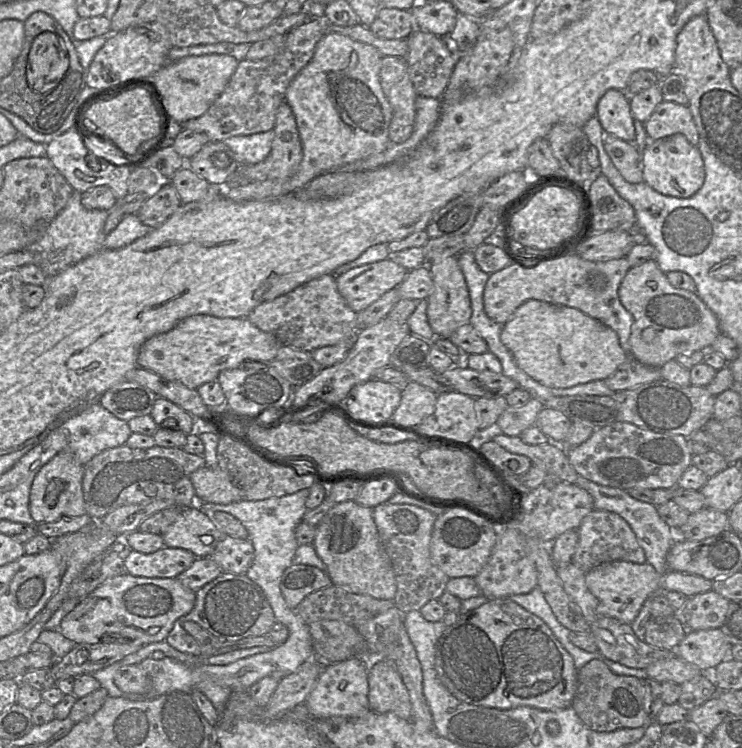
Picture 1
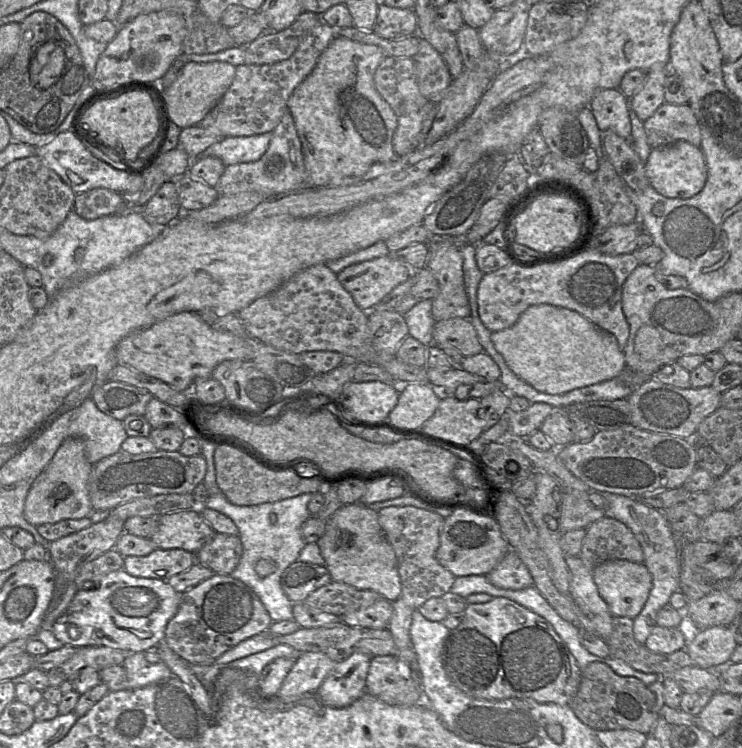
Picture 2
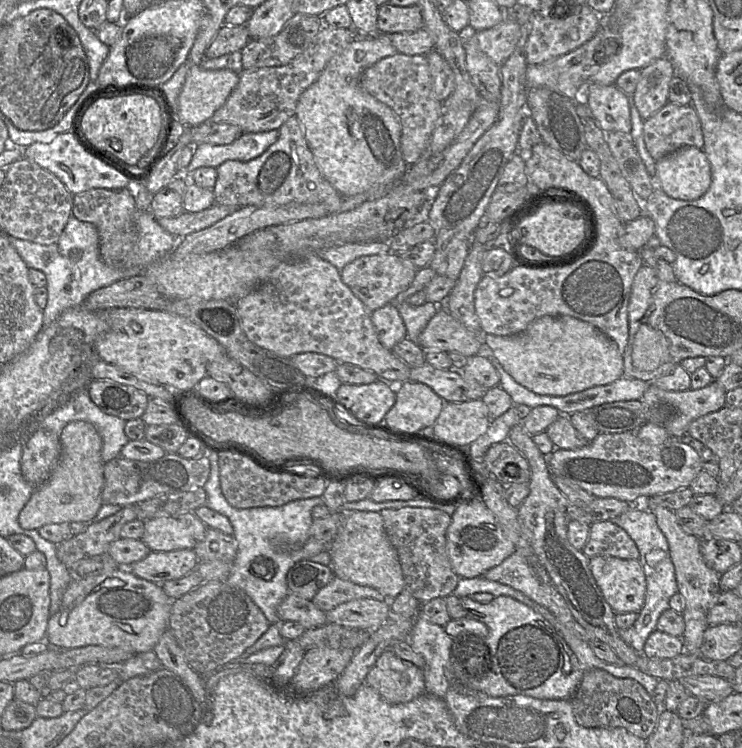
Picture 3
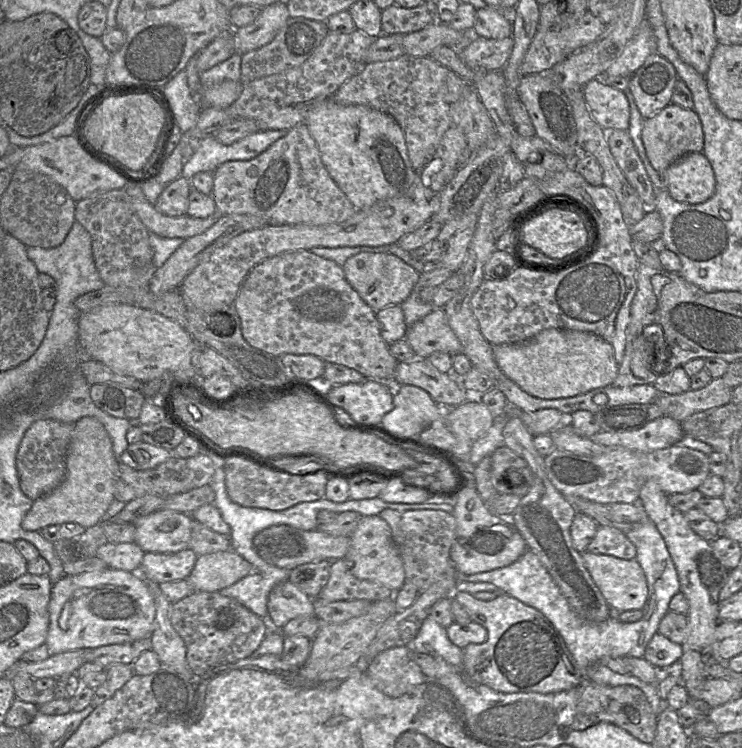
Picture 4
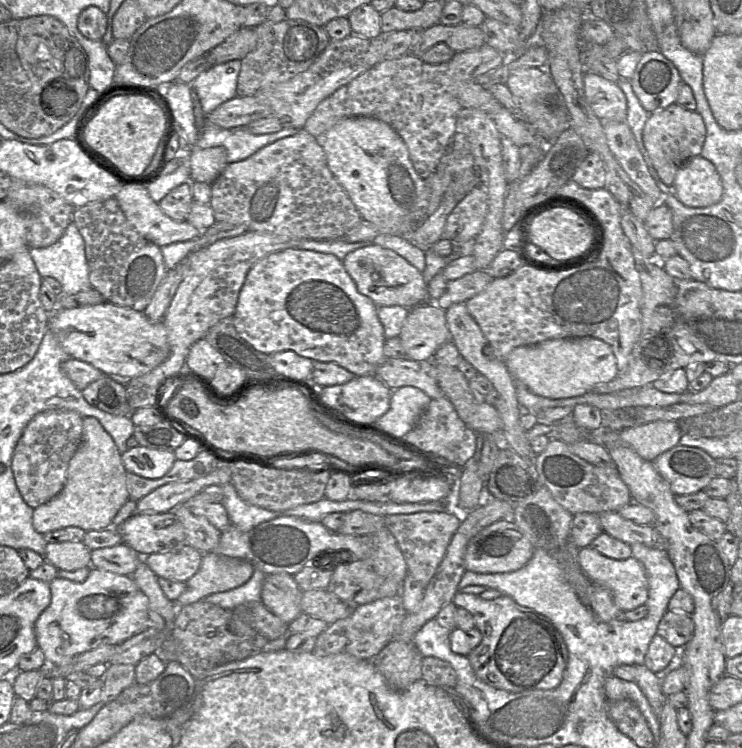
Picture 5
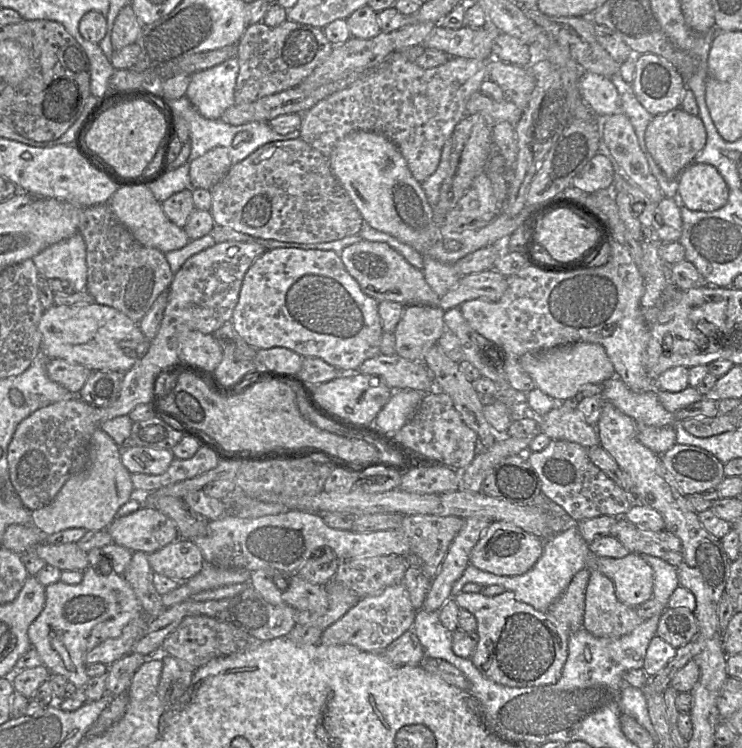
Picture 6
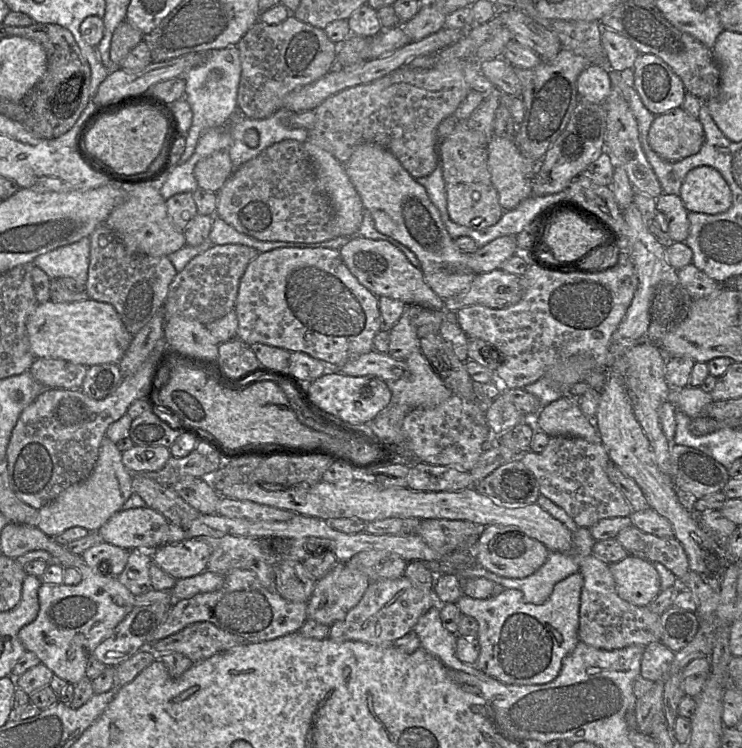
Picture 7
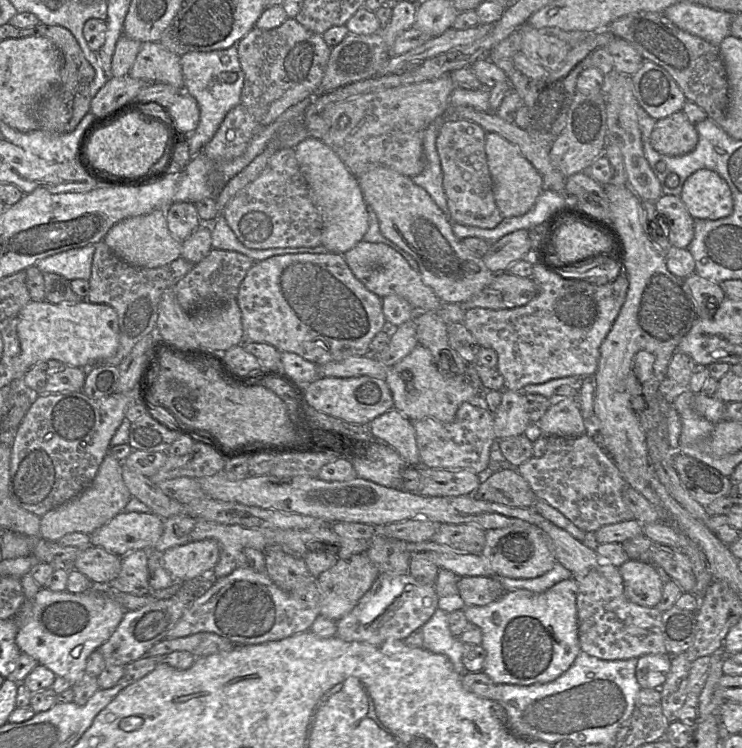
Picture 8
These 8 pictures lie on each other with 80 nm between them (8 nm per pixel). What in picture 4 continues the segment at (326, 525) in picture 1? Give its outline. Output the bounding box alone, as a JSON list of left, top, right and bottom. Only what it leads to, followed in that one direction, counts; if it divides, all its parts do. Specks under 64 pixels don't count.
[343,515,405,592]

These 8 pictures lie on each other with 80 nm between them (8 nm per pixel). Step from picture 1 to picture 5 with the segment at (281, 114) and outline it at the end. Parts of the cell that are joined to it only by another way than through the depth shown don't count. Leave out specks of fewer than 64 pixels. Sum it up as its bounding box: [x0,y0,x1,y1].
[210,128,362,240]

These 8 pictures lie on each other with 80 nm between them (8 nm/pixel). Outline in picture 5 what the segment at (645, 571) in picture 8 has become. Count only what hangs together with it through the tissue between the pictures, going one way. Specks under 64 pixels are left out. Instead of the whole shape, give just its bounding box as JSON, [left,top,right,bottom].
[578,547,648,611]

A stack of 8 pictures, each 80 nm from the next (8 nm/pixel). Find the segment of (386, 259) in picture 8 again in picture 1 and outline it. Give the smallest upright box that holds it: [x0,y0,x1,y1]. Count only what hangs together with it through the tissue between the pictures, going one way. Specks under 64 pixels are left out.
[335,258,407,313]

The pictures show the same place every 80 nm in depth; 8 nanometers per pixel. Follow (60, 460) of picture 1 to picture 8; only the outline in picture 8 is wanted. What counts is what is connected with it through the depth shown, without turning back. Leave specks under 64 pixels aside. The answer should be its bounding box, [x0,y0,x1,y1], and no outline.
[40,452,132,541]

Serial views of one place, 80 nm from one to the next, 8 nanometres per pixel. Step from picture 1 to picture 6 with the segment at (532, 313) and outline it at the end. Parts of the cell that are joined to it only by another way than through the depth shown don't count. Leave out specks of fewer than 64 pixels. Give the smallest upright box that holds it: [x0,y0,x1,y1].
[520,342,616,401]

